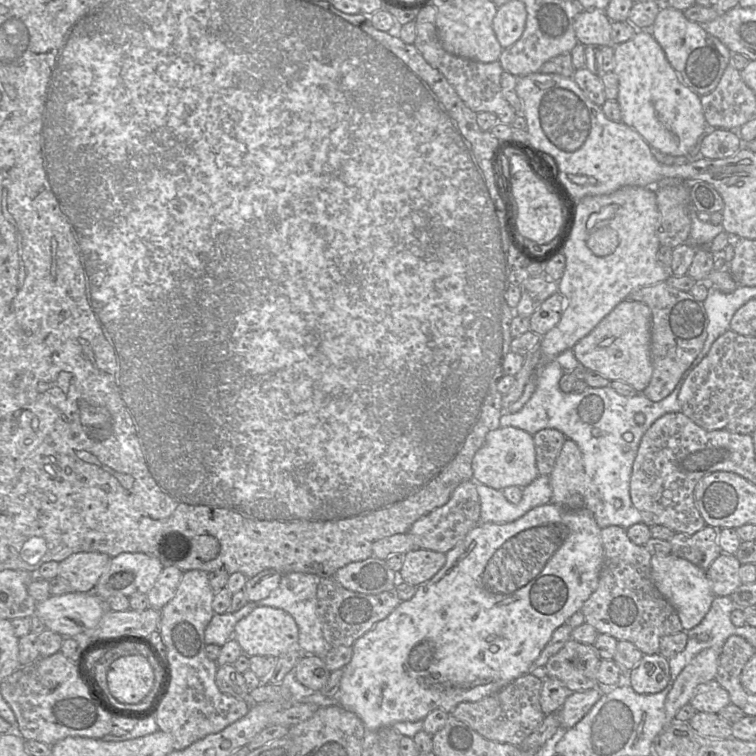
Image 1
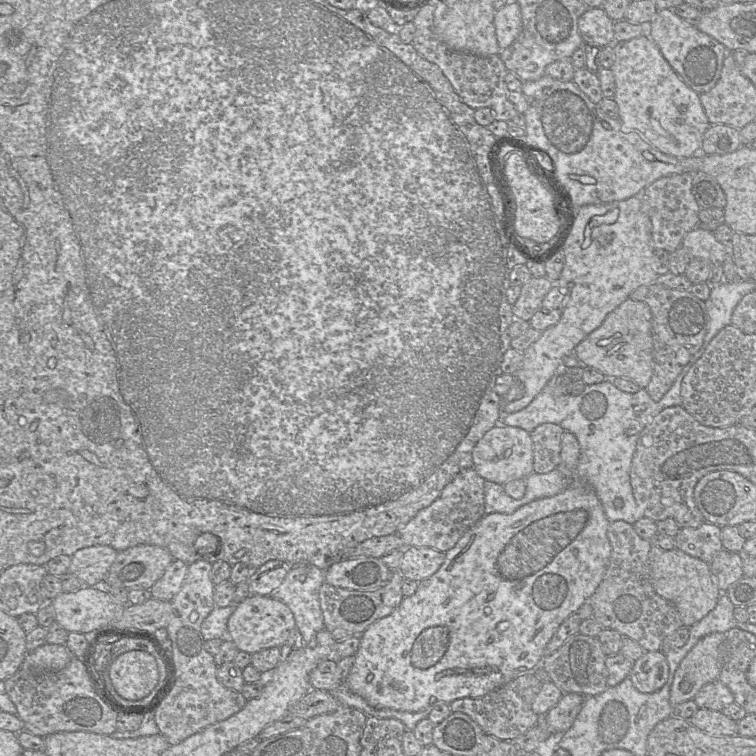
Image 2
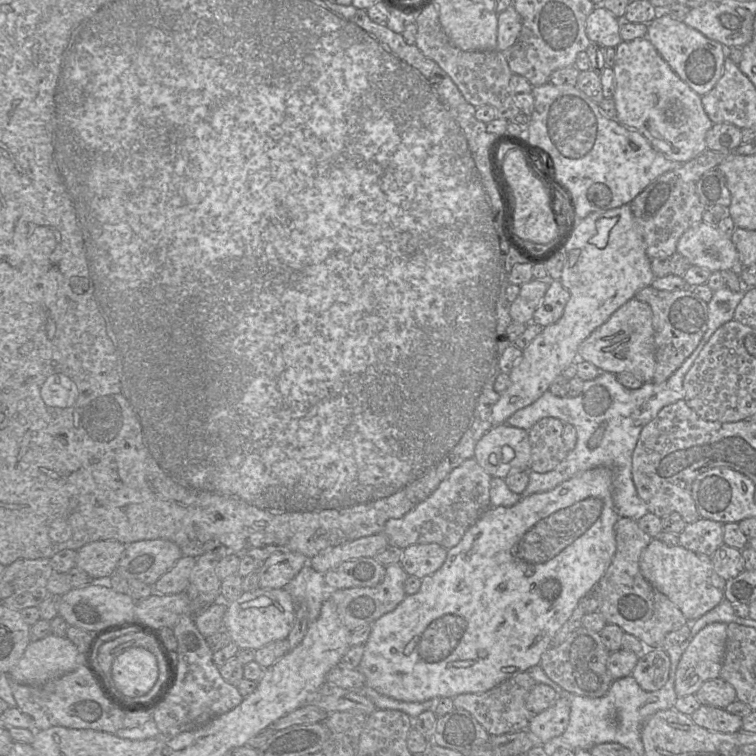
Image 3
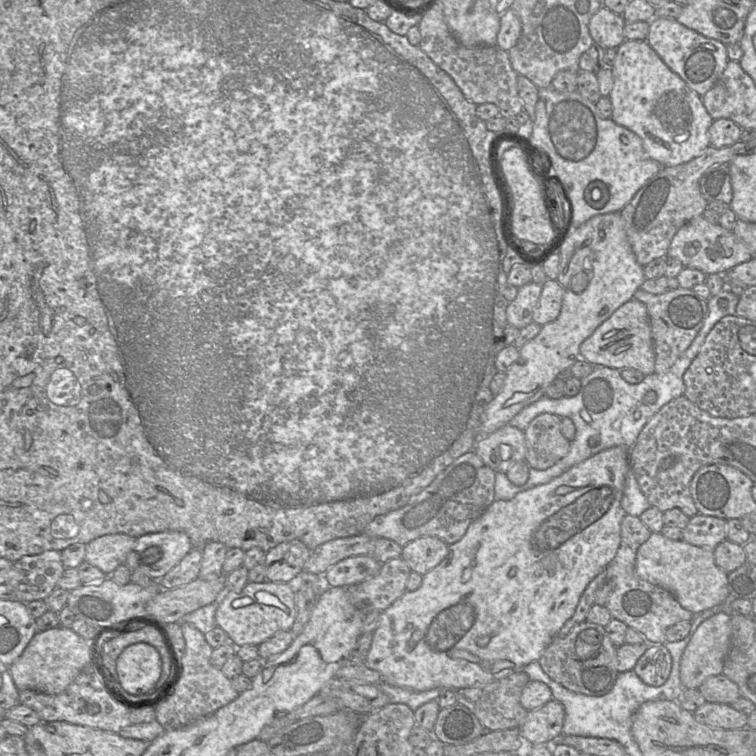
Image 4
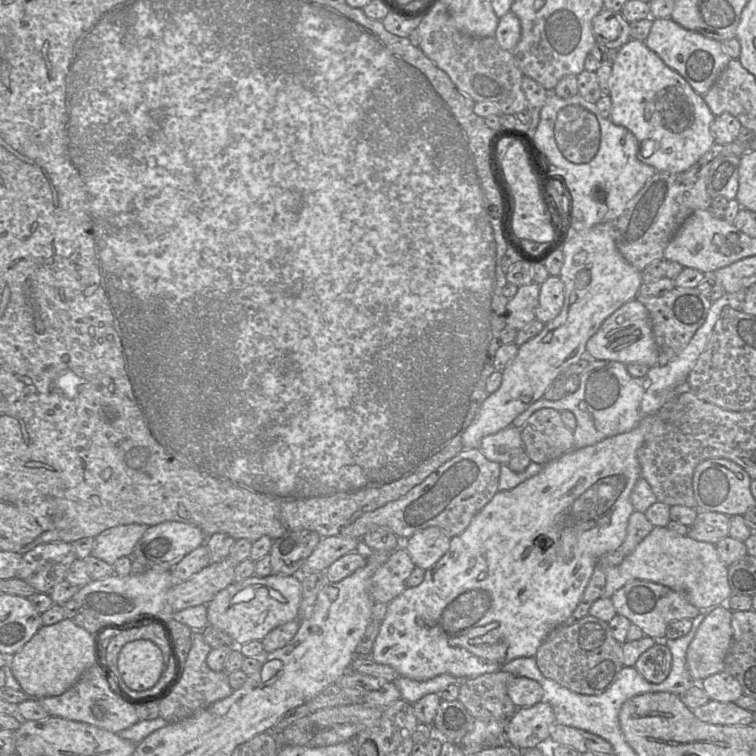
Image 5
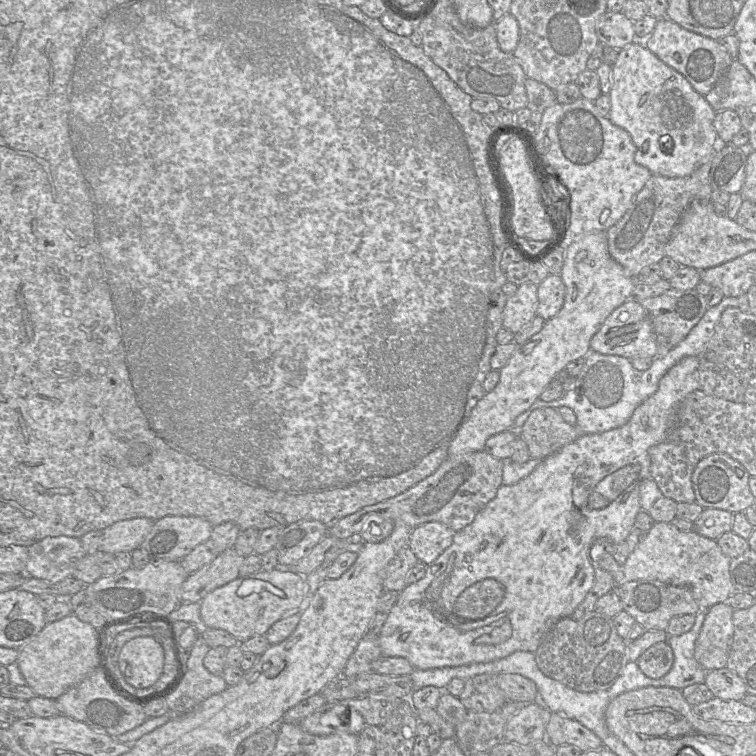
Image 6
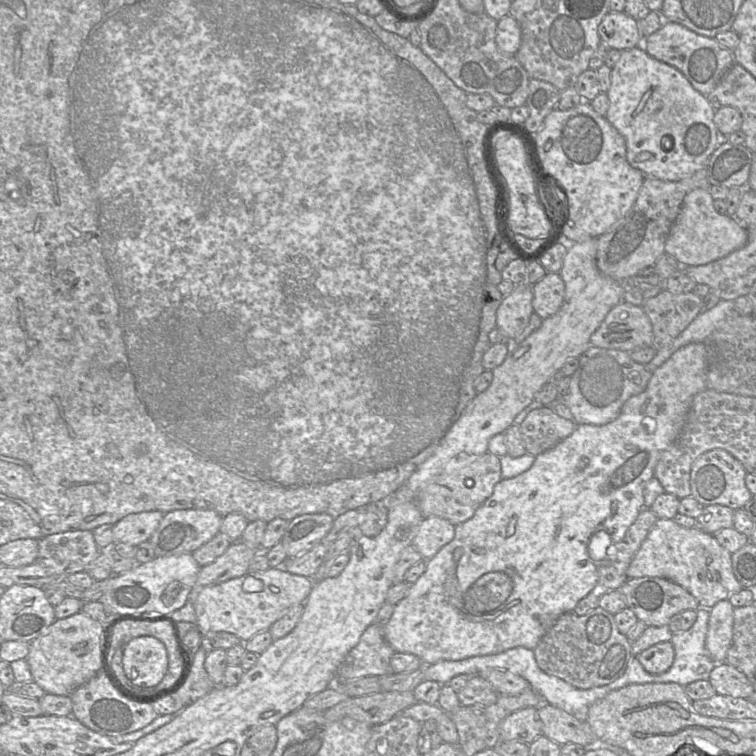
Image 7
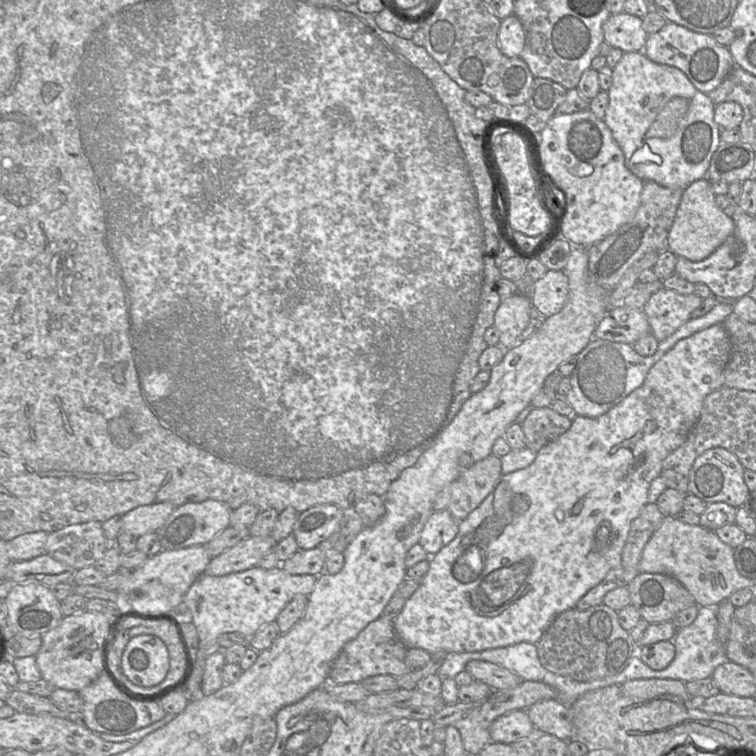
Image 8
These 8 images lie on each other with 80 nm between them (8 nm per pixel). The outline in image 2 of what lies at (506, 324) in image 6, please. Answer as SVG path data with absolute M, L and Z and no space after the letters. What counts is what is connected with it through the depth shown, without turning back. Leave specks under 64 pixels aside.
M546 276L533 278L521 286L520 295L512 305L514 319L529 321L554 285Z

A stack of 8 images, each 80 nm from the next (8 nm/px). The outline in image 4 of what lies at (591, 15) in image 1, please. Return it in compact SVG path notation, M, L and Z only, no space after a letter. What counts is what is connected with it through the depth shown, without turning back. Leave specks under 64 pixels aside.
M602 6L589 21L589 33L593 41L605 49L617 48L625 41L625 21L622 15Z

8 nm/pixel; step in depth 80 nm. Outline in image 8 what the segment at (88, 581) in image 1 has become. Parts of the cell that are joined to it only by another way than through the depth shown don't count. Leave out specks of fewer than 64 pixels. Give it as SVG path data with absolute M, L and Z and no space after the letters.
M168 501L136 507L122 516L122 531L137 538L156 532L167 520L176 506Z

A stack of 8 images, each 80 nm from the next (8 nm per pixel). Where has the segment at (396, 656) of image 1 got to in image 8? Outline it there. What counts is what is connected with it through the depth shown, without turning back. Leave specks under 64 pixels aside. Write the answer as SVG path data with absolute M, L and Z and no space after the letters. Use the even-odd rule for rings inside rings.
M723 323L712 325L688 338L681 339L652 366L642 386L631 392L607 413L596 418L574 416L571 427L557 439L541 448L532 464L509 474L502 474L484 501L466 518L459 521L456 537L436 554L430 555L429 569L421 579L420 586L406 599L402 611L393 620L395 631L407 648L422 648L433 654L441 650L447 653L475 652L506 647L520 642L536 644L558 615L576 607L580 598L598 585L610 570L620 566L622 550L631 523L648 503L650 483L661 475L665 458L685 442L700 416L704 398L724 386L723 372L730 352L730 339ZM599 528L609 530L608 543L601 545L596 543L596 533Z

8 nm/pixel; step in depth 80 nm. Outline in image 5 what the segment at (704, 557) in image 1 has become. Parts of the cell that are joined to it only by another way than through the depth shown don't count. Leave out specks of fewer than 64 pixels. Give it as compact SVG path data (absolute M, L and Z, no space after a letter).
M698 511L687 535L696 541L716 545L721 539L729 536L729 529L729 516L718 512Z

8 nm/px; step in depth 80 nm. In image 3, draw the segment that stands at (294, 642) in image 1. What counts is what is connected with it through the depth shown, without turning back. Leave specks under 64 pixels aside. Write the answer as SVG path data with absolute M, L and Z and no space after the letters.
M257 588L243 592L237 599L226 604L223 628L240 649L257 650L271 642L286 639L294 624L295 603L284 588Z

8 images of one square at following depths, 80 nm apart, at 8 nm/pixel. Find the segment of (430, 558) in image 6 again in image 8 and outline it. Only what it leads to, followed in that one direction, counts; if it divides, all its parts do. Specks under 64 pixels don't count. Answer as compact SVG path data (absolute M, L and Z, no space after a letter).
M446 510L434 511L430 515L419 539L429 556L436 554L456 537L459 521Z

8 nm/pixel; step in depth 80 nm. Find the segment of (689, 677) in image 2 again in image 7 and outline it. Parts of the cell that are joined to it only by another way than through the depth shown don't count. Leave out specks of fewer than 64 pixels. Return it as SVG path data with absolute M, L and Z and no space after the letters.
M728 599L716 603L709 615L705 646L715 663L726 660L732 642L734 607Z

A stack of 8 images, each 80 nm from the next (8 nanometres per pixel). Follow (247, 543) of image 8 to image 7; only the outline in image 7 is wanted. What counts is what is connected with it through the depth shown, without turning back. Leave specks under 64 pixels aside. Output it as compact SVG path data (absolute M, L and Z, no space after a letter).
M241 541L232 543L213 562L200 568L188 601L193 602L198 592L205 586L216 585L246 574L257 550L246 546Z

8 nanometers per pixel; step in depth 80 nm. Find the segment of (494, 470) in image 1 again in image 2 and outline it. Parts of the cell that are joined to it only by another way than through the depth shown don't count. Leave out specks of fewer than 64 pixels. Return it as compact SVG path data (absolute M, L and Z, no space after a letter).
M498 423L488 430L473 448L473 469L485 480L501 485L514 480L525 479L533 473L533 444L528 431L514 426Z

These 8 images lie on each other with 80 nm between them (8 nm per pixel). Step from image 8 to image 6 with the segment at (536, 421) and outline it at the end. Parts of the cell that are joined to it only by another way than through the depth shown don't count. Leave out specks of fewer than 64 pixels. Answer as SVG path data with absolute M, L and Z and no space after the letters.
M554 408L535 409L516 431L526 443L530 458L537 460L553 455L579 437L576 425L567 423Z

